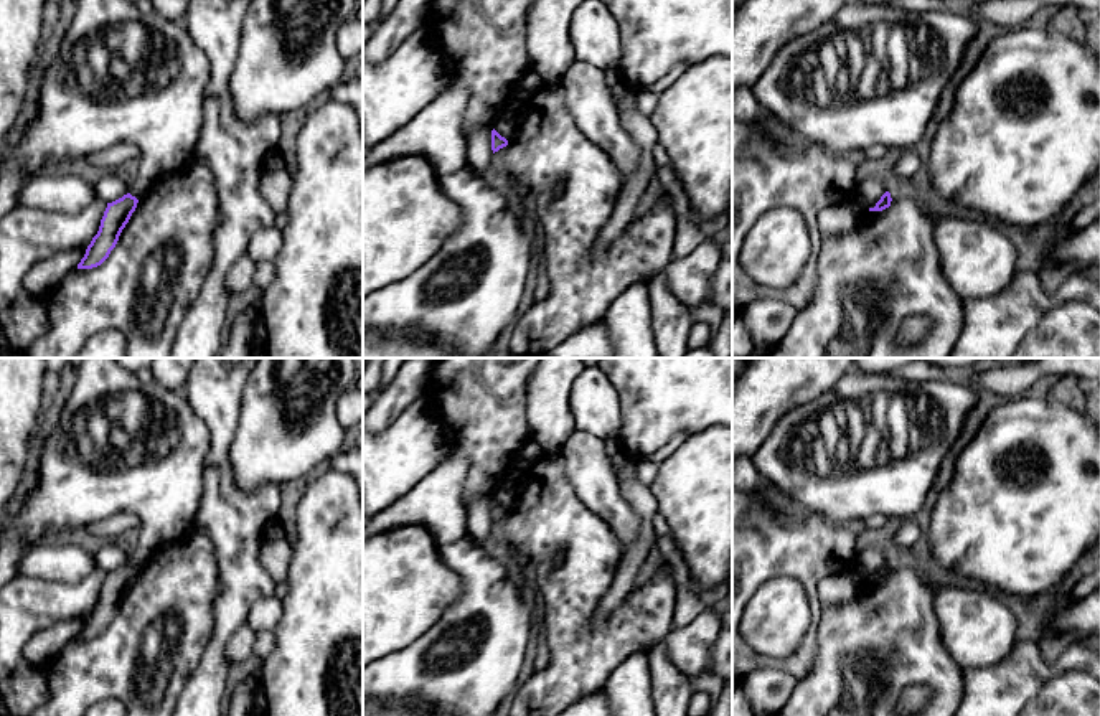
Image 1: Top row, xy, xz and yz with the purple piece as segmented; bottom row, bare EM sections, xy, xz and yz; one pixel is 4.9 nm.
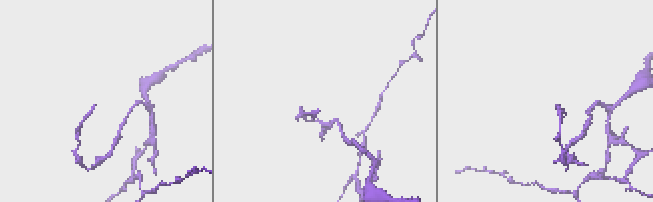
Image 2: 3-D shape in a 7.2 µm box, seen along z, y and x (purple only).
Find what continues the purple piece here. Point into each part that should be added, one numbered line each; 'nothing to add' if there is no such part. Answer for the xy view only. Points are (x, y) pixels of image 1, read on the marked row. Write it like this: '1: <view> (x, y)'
nothing to add

